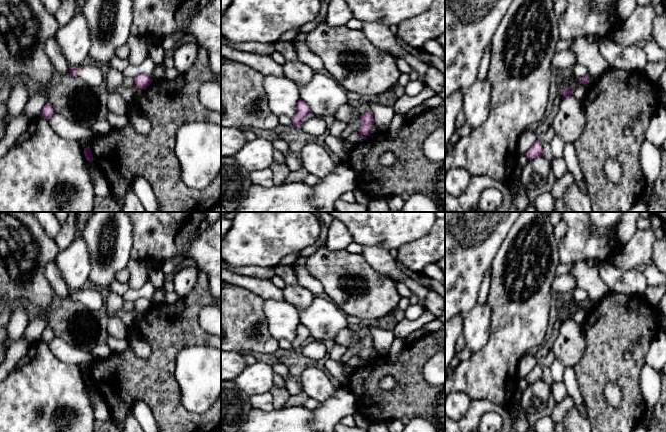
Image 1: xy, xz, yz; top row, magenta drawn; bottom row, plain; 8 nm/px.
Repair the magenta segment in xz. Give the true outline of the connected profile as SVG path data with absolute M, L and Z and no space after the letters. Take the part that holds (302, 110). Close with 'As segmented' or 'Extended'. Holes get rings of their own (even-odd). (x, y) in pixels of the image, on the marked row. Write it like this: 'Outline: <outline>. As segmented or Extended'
Outline: M300 99L297 102L296 113L292 118L292 124L294 126L299 127L302 124L302 120L309 114L310 114L310 107L304 100Z. As segmented

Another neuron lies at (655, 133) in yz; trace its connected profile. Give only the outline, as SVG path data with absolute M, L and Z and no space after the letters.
M659 107L651 117L644 132L644 137L654 146L660 148L666 140L666 108Z

